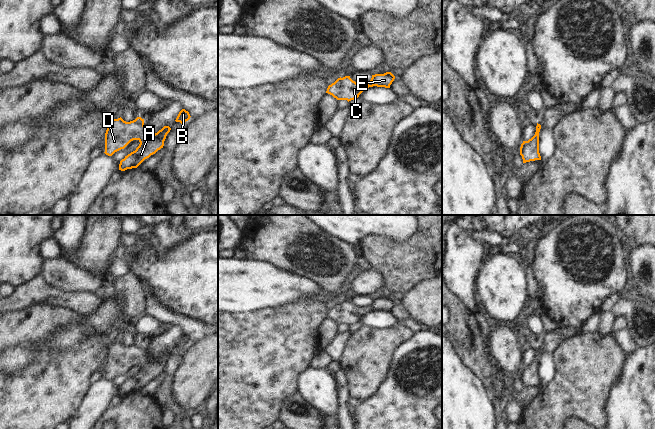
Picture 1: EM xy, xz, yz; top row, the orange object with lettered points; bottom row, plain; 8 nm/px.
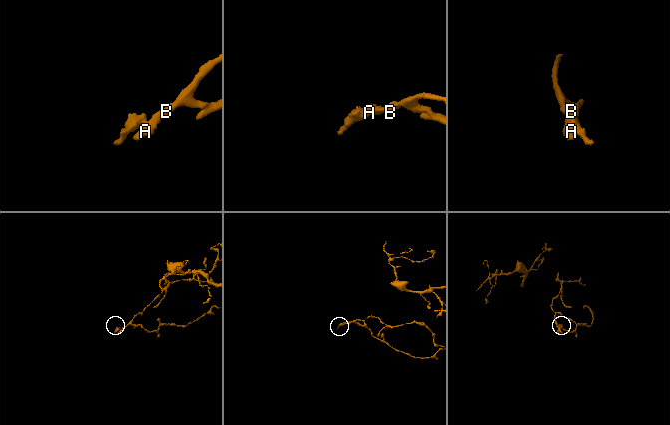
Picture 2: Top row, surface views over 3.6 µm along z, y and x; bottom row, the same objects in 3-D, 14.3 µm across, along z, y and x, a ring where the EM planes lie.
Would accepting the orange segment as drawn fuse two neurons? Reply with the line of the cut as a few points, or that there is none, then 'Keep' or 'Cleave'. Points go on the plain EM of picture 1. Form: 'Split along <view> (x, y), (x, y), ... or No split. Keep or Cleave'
No split. Keep

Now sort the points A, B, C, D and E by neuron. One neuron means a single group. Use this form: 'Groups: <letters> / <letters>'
Groups: A B C D E

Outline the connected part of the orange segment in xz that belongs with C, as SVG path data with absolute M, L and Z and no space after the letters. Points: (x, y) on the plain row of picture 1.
M391 296L372 299L367 308L358 308L350 300L338 302L334 307L328 310L326 317L332 319L337 324L347 324L348 326L359 321L359 319L369 311L390 312L395 300Z

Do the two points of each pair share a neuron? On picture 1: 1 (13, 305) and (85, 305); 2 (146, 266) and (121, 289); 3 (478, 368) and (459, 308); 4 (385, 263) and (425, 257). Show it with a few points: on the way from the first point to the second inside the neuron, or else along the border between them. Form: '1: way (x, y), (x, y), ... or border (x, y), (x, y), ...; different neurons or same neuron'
1: way (31, 295), (54, 295), (67, 299); same neuron
2: border (132, 253), (134, 258), (131, 270), (140, 280); different neurons
3: way (475, 353), (462, 329), (462, 323); same neuron
4: way (395, 263), (408, 263), (415, 260); same neuron

